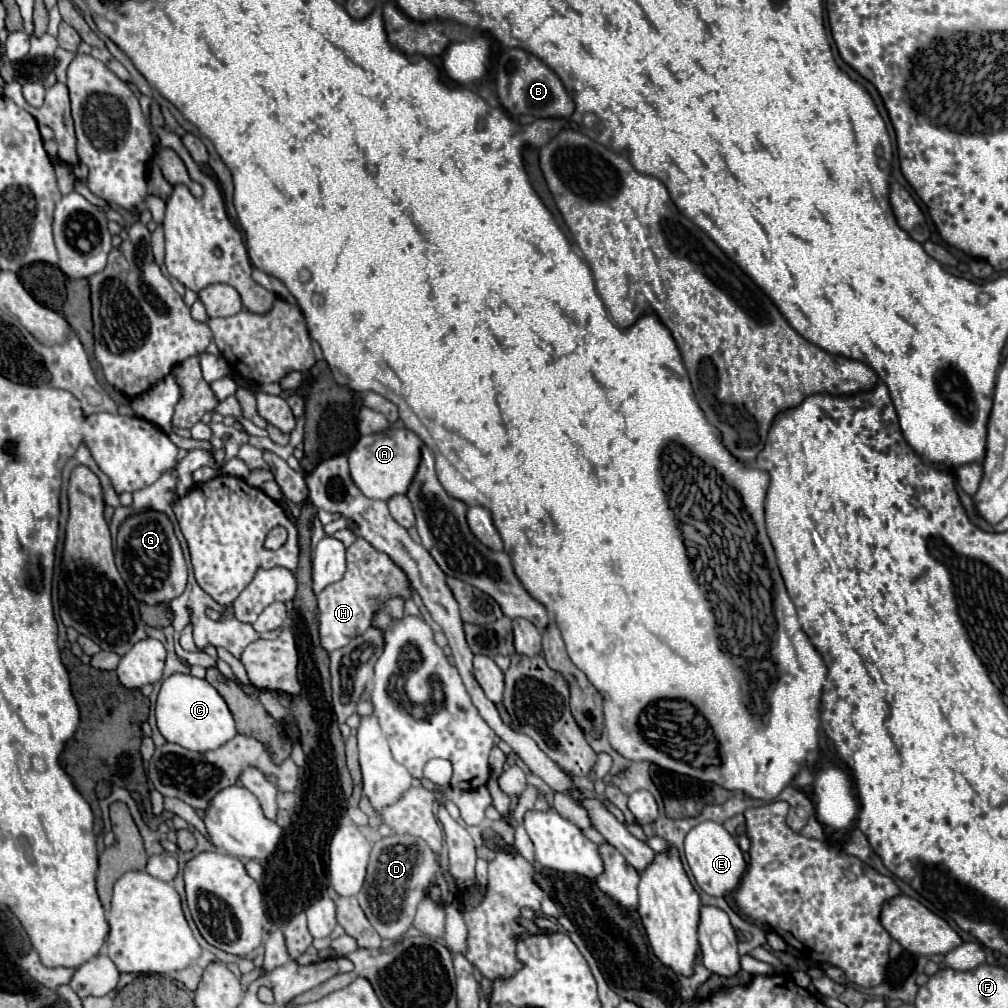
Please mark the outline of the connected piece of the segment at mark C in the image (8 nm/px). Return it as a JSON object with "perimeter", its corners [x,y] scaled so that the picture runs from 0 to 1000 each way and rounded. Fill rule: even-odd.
{"perimeter":[[[172,669],[162,675],[154,698],[154,710],[156,722],[166,736],[193,746],[215,744],[235,728],[231,708],[219,688],[205,675],[193,673],[189,669]]]}

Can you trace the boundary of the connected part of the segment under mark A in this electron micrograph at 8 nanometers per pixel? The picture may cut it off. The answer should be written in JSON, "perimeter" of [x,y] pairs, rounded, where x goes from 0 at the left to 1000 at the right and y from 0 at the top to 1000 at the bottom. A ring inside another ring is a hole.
{"perimeter":[[[386,425],[376,431],[356,435],[352,444],[346,448],[348,474],[354,484],[370,496],[386,496],[394,490],[402,490],[418,458],[418,435],[406,425]]]}

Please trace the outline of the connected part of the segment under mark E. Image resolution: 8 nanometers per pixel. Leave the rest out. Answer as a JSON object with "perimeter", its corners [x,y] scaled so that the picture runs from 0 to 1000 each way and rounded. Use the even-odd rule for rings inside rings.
{"perimeter":[[[699,813],[684,823],[684,827],[680,829],[680,851],[693,881],[703,889],[725,887],[733,879],[733,873],[739,865],[737,845],[733,843],[729,831],[715,817],[705,813]]]}

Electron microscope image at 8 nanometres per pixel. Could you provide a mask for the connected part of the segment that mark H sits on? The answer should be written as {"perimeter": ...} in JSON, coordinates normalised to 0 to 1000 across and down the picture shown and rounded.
{"perimeter":[[[354,534],[350,542],[344,544],[344,567],[340,575],[324,581],[314,591],[314,613],[316,613],[316,633],[324,647],[344,641],[350,633],[360,629],[368,621],[368,613],[376,601],[382,601],[384,593],[398,589],[406,593],[406,577],[400,565],[384,554],[384,550],[372,546],[360,534]]]}

